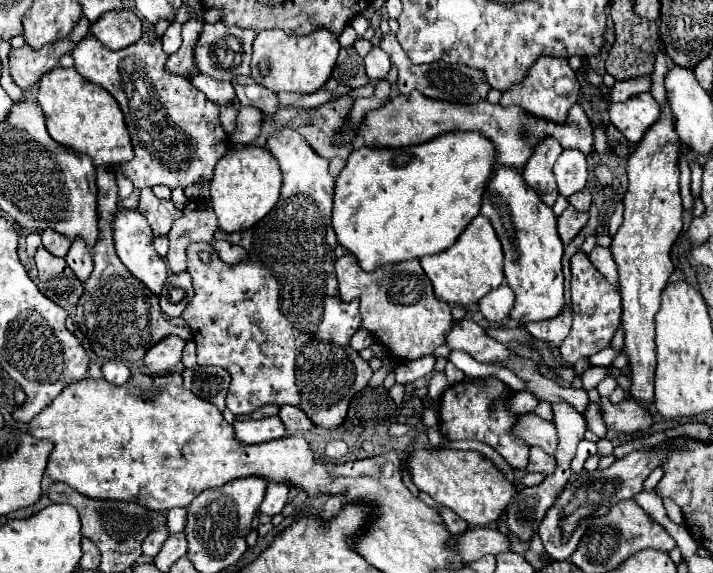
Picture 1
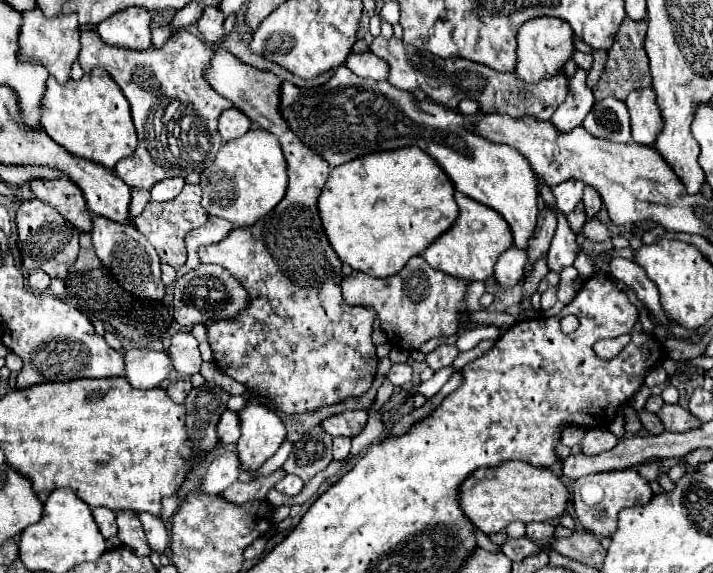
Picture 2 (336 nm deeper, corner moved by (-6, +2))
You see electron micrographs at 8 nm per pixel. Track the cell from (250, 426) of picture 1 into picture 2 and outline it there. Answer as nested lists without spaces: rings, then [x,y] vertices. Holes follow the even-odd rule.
[[[226,410],[222,414],[220,424],[218,424],[218,438],[224,444],[238,442],[238,438],[240,438],[240,418],[238,418],[238,412]]]

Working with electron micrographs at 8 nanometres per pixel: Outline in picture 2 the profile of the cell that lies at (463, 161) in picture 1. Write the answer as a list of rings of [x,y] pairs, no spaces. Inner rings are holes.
[[[404,146],[398,150],[384,150],[380,154],[366,154],[336,166],[318,198],[322,226],[334,246],[338,258],[354,270],[370,276],[392,276],[404,268],[412,256],[420,256],[436,238],[452,228],[460,210],[454,200],[454,184],[442,172],[438,162],[418,146]]]

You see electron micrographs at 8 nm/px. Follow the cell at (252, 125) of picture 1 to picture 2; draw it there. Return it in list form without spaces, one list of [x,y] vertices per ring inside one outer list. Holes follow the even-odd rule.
[[[230,108],[220,116],[218,130],[220,130],[222,140],[228,142],[228,140],[234,140],[234,138],[246,134],[250,130],[250,120],[238,108]]]

